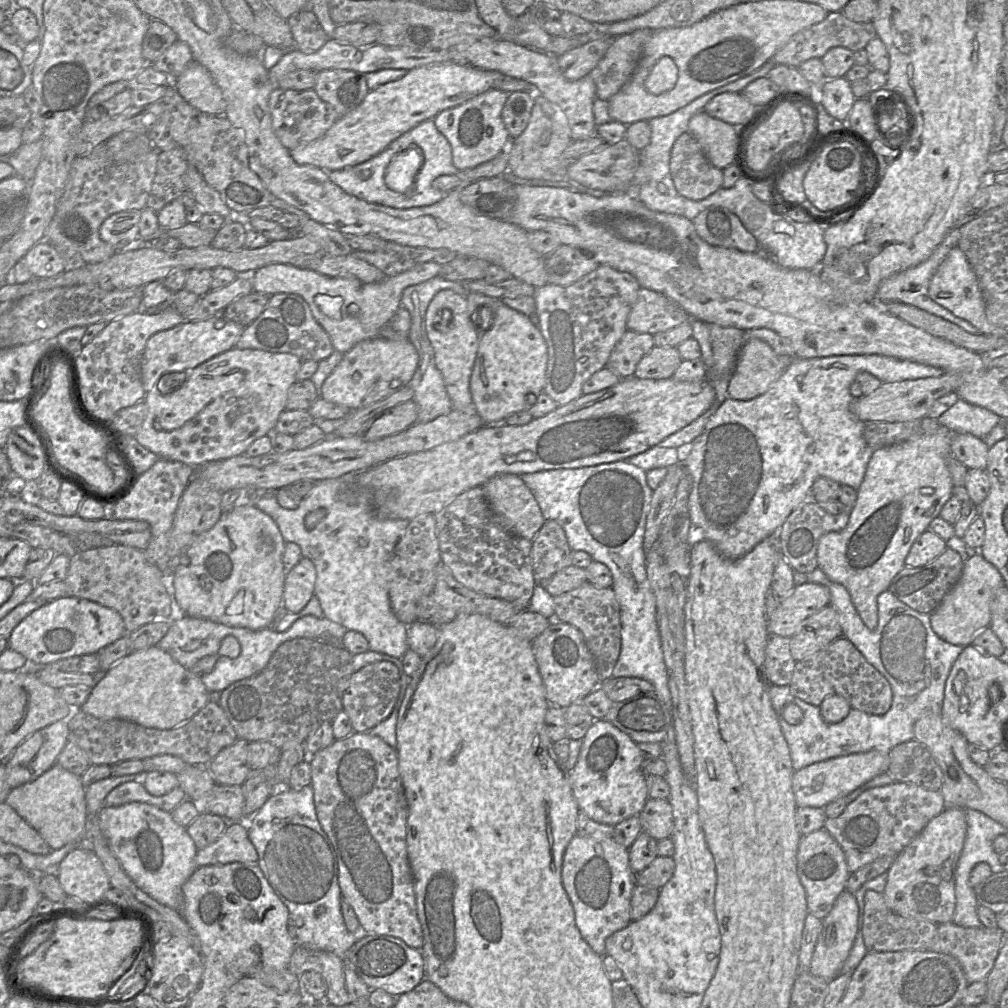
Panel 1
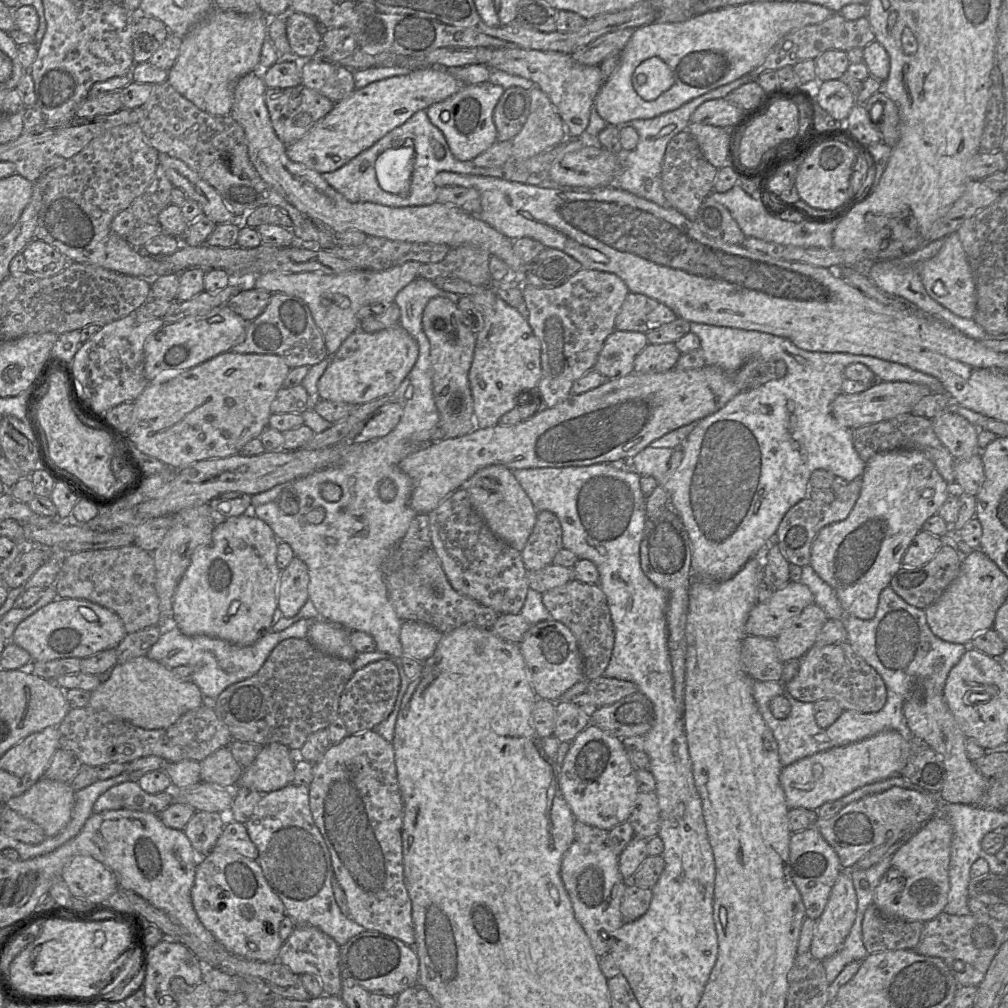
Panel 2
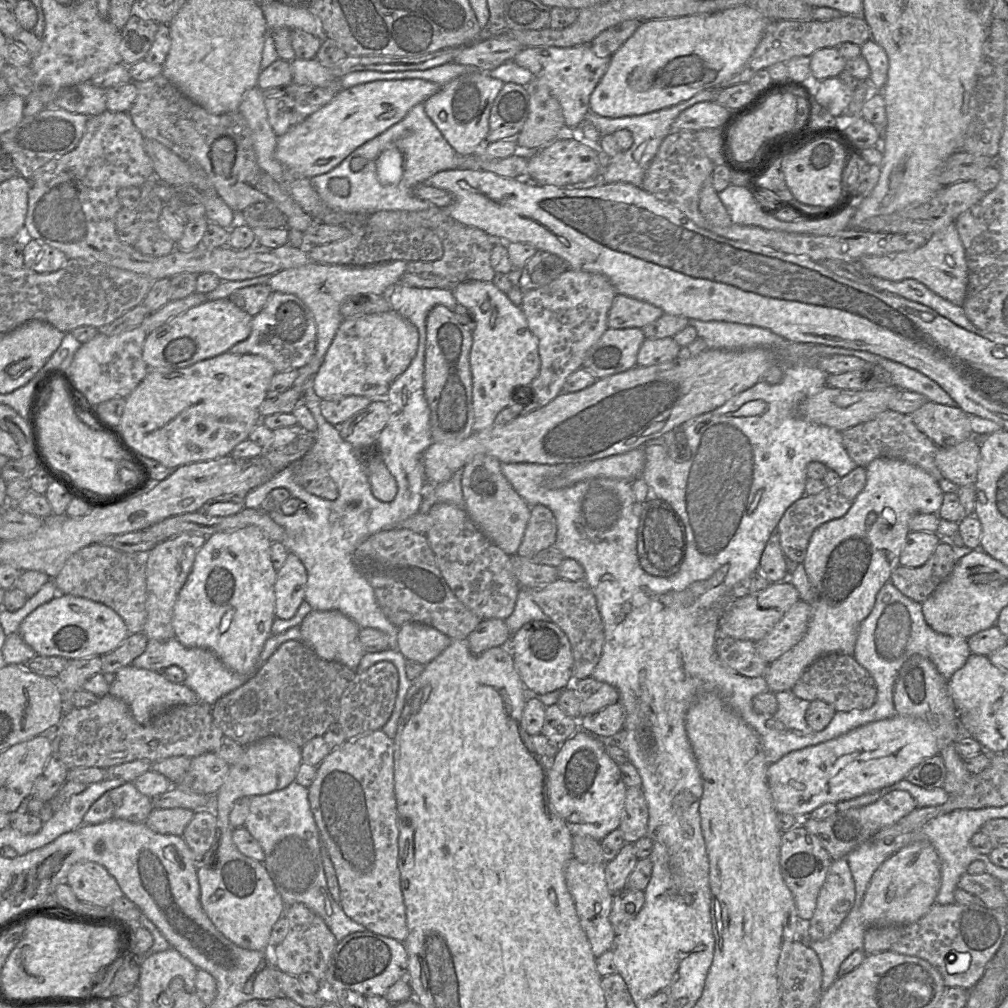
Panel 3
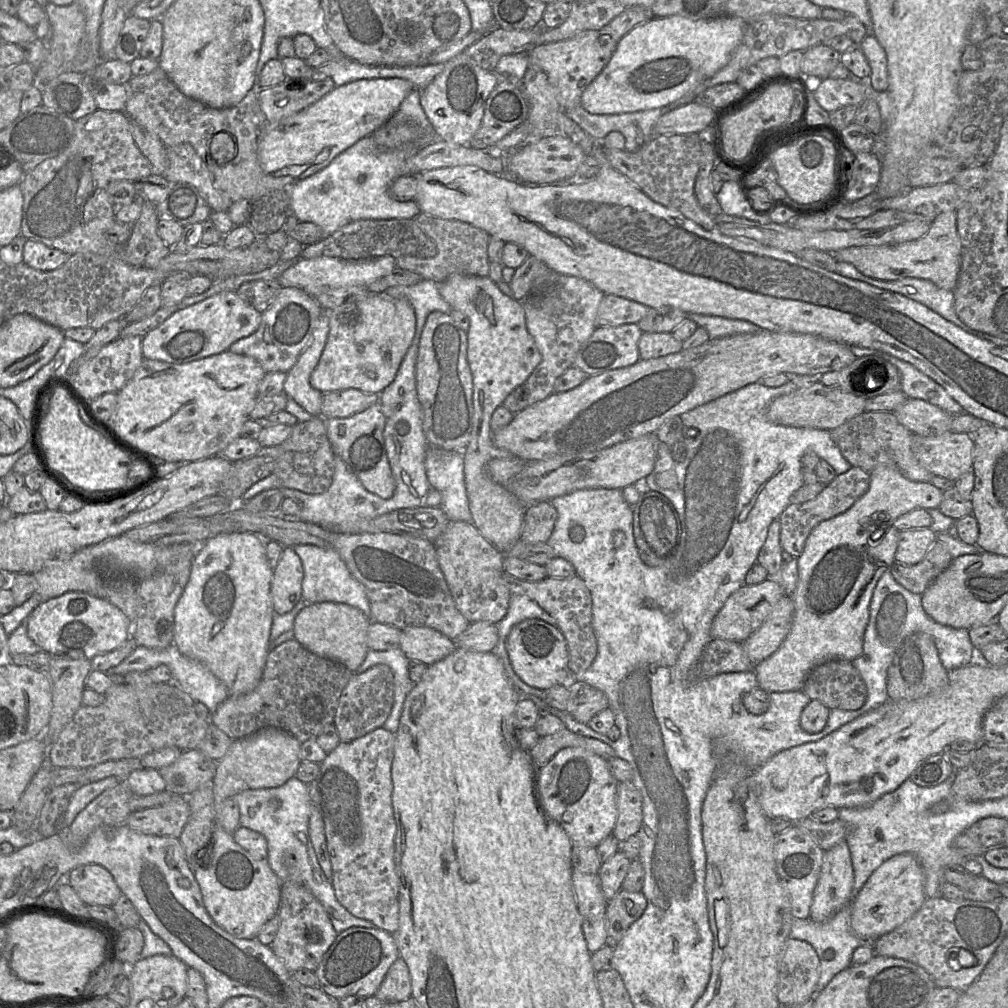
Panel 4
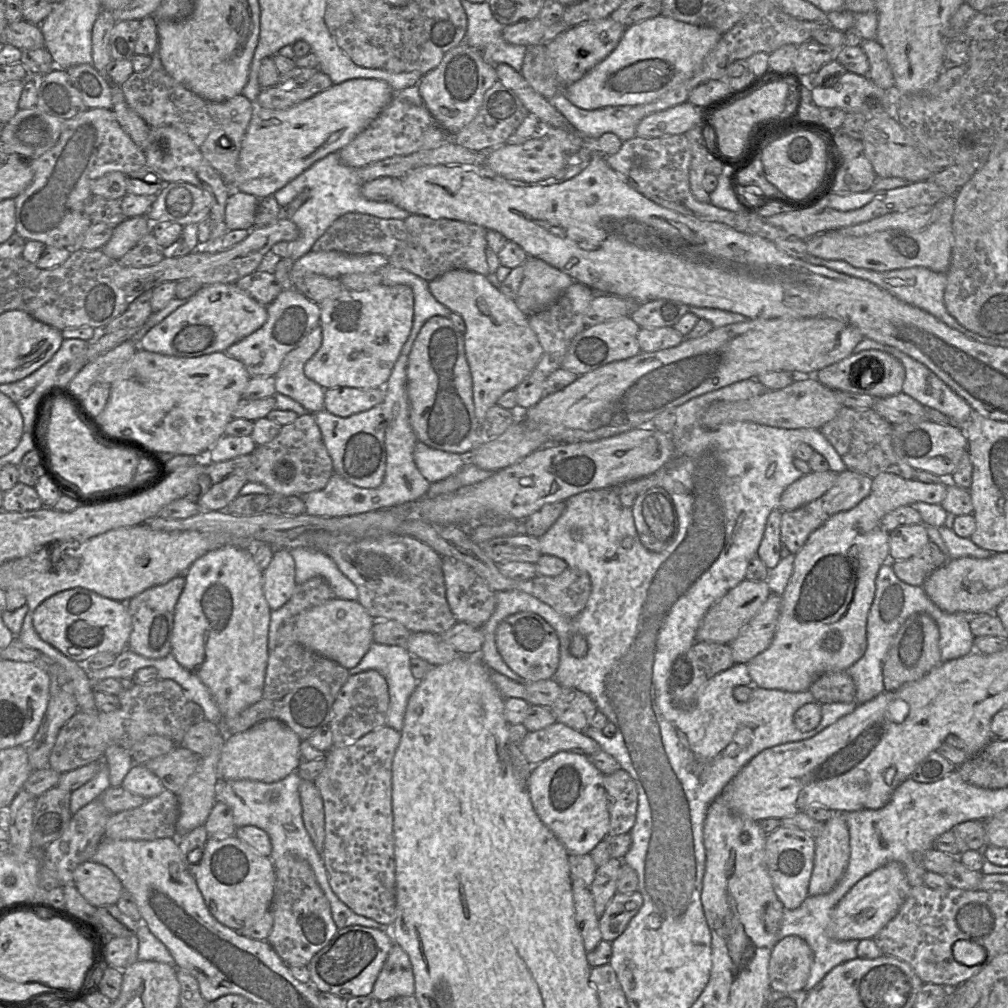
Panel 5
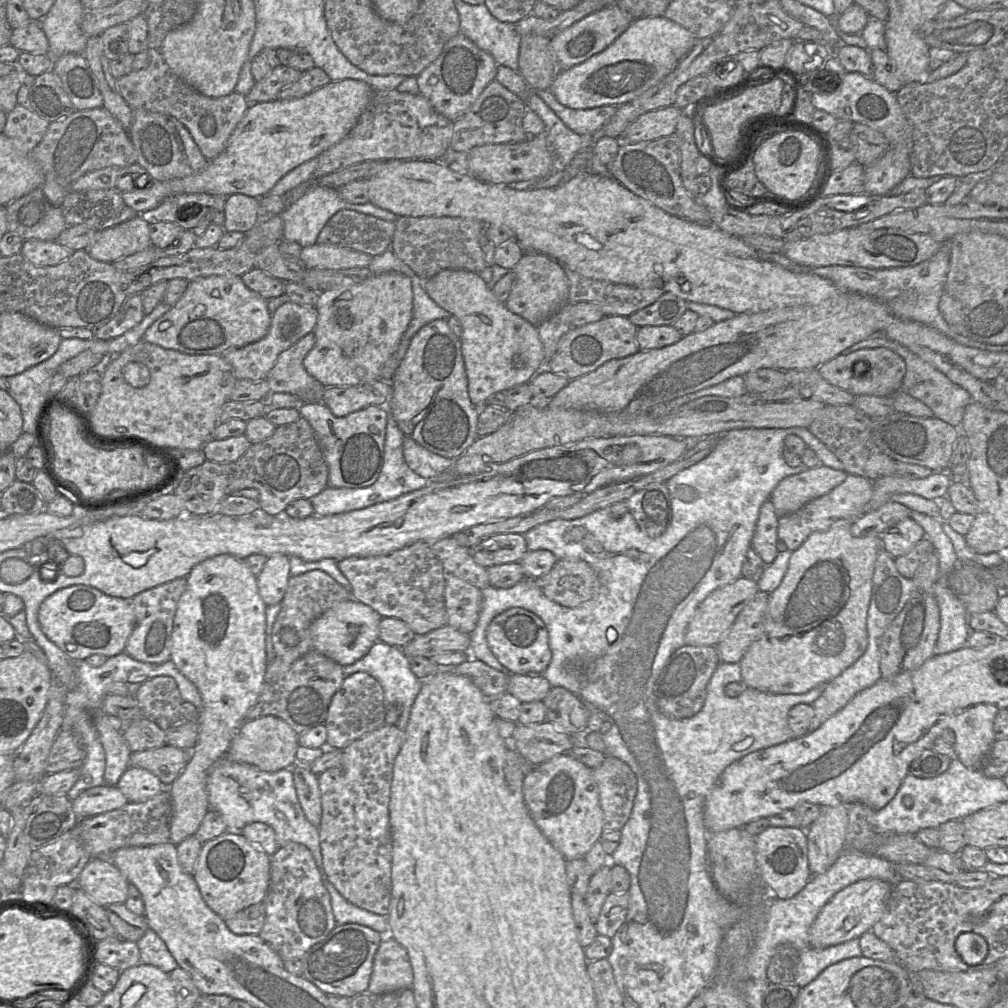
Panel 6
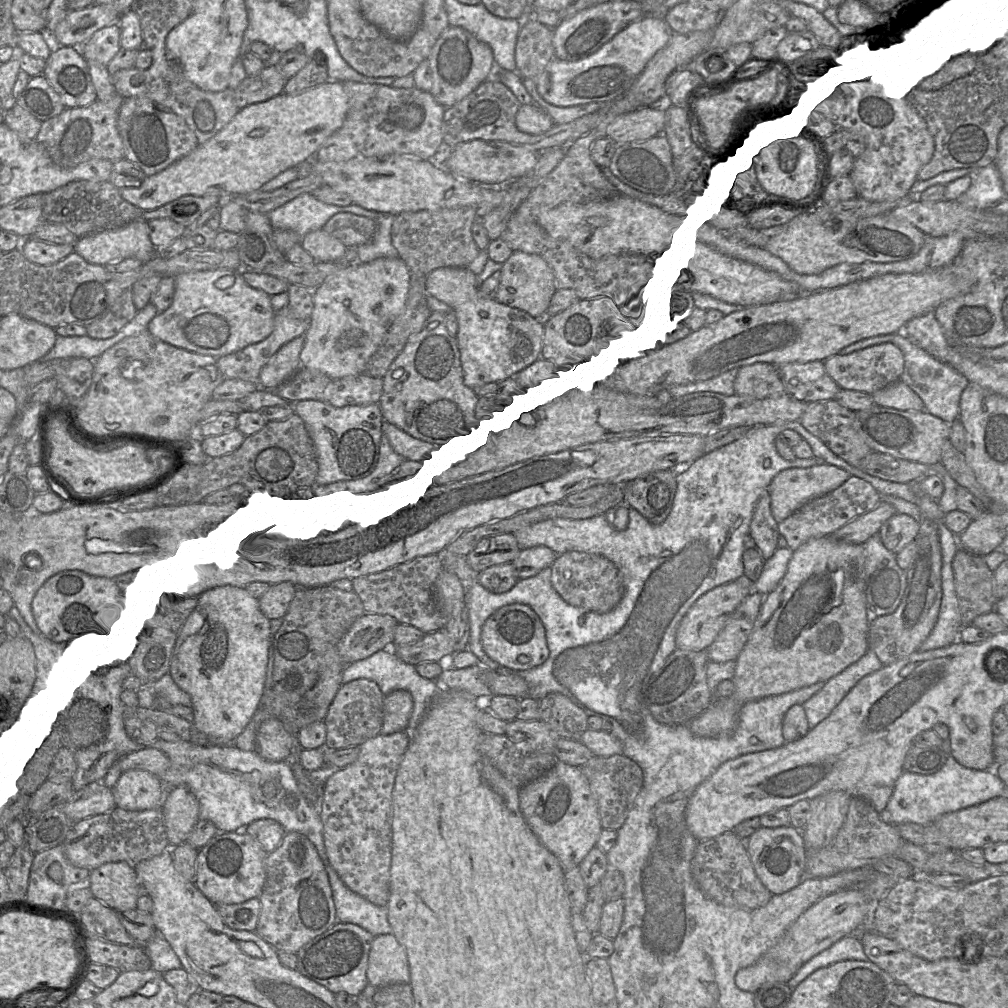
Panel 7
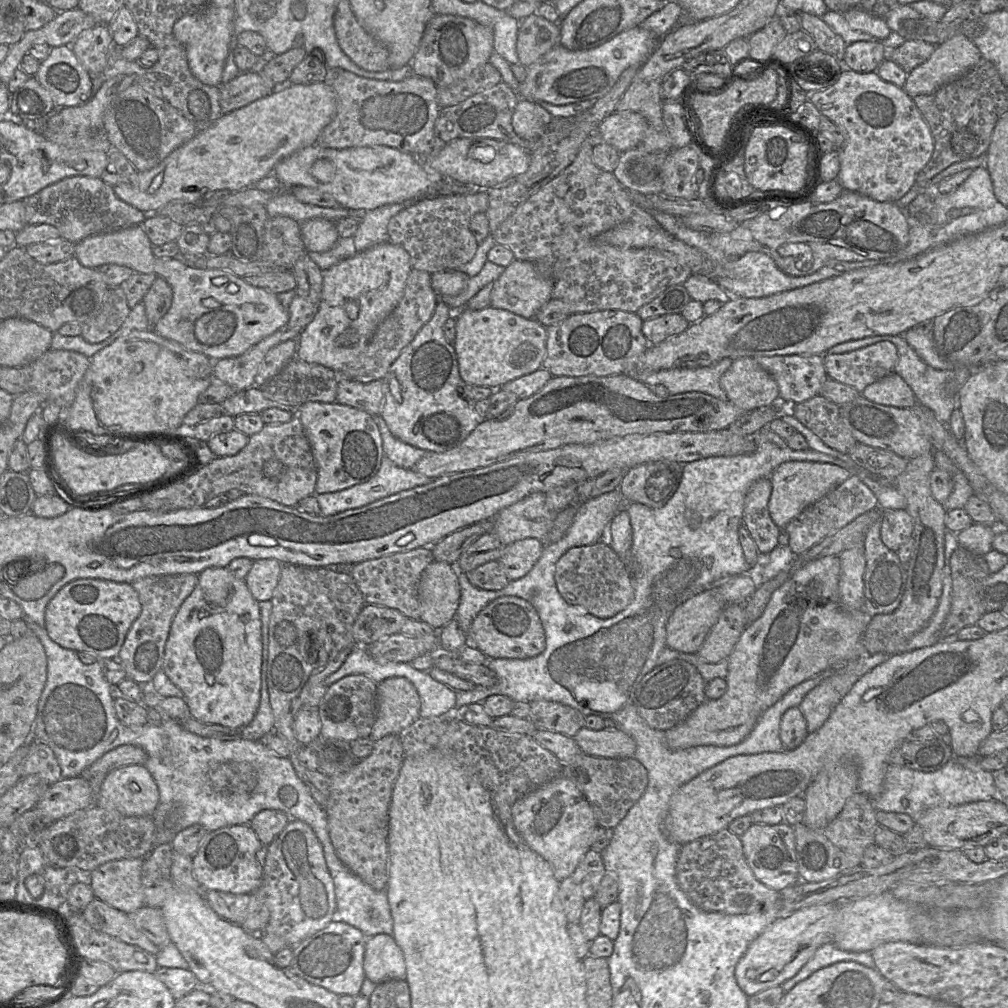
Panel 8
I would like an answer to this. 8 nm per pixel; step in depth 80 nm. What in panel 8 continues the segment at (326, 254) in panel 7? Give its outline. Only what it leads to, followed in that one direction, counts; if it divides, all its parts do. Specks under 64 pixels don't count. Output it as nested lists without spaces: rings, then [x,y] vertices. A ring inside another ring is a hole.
[[[324,218],[306,220],[300,224],[300,230],[306,252],[328,251],[339,239],[334,222]]]

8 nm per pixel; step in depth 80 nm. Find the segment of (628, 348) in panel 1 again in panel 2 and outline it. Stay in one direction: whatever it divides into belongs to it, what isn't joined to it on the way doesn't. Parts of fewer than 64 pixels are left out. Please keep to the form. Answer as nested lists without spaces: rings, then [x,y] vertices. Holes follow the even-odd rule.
[[[615,329],[605,340],[593,369],[608,379],[626,376],[634,372],[635,358],[647,345],[645,333]]]

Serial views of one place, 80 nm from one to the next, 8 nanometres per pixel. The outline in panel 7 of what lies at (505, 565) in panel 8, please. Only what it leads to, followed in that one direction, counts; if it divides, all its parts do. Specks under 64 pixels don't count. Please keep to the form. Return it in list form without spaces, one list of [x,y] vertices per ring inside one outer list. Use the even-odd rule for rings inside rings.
[[[535,546],[521,549],[511,564],[518,580],[521,580],[535,576],[544,568],[551,567],[556,557],[557,555],[548,547]]]

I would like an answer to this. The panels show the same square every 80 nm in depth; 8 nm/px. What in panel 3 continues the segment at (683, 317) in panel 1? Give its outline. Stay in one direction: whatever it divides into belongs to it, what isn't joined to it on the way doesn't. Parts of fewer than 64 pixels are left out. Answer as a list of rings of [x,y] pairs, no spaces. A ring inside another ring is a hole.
[[[616,295],[607,316],[609,329],[639,328],[664,315],[662,309],[625,295]]]

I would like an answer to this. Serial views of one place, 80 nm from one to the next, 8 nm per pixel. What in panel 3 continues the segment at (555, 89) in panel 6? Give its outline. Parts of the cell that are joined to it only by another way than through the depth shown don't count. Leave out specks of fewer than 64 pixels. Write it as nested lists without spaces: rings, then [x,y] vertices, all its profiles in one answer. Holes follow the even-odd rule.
[[[737,6],[713,13],[696,14],[676,18],[651,19],[641,22],[640,26],[636,29],[633,35],[628,38],[625,43],[611,56],[606,73],[601,78],[595,90],[590,96],[590,111],[599,116],[608,118],[643,115],[677,105],[683,101],[690,99],[697,93],[707,88],[718,88],[721,82],[731,78],[747,63],[757,45],[759,44],[762,35],[770,21],[776,20],[770,20],[754,8],[748,6]]]

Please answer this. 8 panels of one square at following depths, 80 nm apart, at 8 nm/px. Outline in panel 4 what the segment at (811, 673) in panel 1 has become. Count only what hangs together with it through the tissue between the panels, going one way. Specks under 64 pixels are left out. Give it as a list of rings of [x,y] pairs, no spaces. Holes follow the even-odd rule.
[[[844,659],[830,660],[815,667],[801,689],[811,700],[818,700],[827,708],[858,710],[866,702],[867,688],[853,663]]]

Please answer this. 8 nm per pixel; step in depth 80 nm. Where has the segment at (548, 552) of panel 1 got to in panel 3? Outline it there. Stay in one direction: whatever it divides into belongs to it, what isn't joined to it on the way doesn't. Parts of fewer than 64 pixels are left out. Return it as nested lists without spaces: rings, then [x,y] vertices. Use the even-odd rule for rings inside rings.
[[[534,505],[530,509],[530,519],[517,554],[524,558],[531,558],[553,546],[556,535],[557,522],[552,511],[544,505]]]

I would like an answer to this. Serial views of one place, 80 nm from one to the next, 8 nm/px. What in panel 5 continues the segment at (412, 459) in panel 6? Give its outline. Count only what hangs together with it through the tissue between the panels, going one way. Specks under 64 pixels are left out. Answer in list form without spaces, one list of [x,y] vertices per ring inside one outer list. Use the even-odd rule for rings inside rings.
[[[419,441],[413,457],[418,470],[430,483],[454,475],[466,464],[463,455],[438,450]]]

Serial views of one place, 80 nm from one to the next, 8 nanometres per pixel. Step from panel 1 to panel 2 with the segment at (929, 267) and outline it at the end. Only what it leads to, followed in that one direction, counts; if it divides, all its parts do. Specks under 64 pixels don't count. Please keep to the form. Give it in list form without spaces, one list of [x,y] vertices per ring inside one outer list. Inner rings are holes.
[[[942,237],[925,244],[918,250],[907,254],[899,259],[876,262],[872,264],[867,270],[867,276],[874,282],[874,284],[878,288],[880,288],[884,292],[902,297],[914,304],[920,310],[932,314],[936,317],[942,318],[944,321],[951,324],[963,334],[977,340],[982,340],[989,333],[987,333],[984,328],[975,323],[973,319],[967,319],[957,316],[949,309],[945,308],[934,299],[932,299],[927,293],[922,280],[918,272],[916,271],[916,264],[935,256],[943,246],[944,241],[945,237]]]

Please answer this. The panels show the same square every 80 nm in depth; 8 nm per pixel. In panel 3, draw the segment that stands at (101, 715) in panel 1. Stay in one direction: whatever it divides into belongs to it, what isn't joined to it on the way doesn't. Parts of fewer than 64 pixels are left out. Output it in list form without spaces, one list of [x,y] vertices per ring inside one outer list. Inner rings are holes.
[[[134,665],[125,666],[115,673],[108,694],[124,701],[140,724],[148,724],[154,717],[174,706],[197,705],[201,702],[198,695],[184,683],[167,680],[162,670],[139,668]]]

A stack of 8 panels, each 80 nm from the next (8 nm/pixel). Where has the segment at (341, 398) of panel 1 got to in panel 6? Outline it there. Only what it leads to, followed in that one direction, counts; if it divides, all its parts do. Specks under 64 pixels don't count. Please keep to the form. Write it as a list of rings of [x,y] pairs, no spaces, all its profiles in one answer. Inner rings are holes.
[[[386,272],[347,287],[318,293],[316,301],[317,323],[313,330],[315,344],[305,356],[306,371],[325,388],[356,386],[380,380],[382,366],[395,352],[412,319],[413,291],[411,279],[399,272]]]

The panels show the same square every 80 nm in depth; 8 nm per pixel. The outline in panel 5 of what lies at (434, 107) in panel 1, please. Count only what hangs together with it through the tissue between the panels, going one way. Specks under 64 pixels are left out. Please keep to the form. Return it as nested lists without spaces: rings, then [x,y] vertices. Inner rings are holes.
[[[355,78],[332,84],[330,88],[288,109],[271,110],[254,105],[242,141],[234,188],[258,199],[273,195],[316,161],[350,143],[395,96],[383,80]]]

